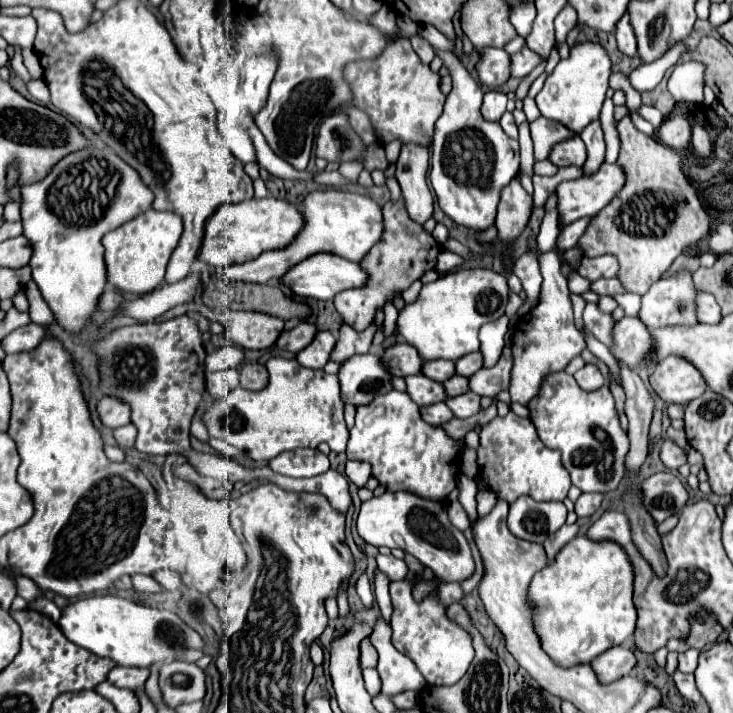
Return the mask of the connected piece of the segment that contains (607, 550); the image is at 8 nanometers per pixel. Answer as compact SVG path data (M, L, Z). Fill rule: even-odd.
M577 536L563 546L553 564L535 574L531 582L531 602L537 604L535 628L539 630L543 650L561 666L573 666L579 662L591 662L595 656L611 646L627 644L633 638L637 608L633 604L633 564L625 548L613 540L591 540Z

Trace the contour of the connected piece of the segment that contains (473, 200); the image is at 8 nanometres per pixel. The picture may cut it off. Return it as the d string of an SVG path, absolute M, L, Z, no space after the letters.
M437 50L451 78L453 90L447 96L441 118L435 122L431 144L429 180L439 208L457 224L487 230L495 222L499 192L519 174L519 142L511 140L499 122L487 122L481 116L483 90L465 70L465 66L447 50Z

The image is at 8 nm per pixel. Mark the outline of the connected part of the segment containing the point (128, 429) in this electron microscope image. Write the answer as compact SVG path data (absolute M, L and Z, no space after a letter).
M127 424L127 426L123 426L123 428L115 428L115 430L113 430L113 436L115 436L119 448L123 448L123 450L131 450L131 448L135 446L137 430L133 428L133 424Z

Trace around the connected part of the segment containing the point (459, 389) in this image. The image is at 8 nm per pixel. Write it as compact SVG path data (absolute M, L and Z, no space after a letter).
M453 376L451 380L445 380L443 386L447 388L449 396L459 396L459 394L465 394L469 390L469 378L465 378L465 376Z

